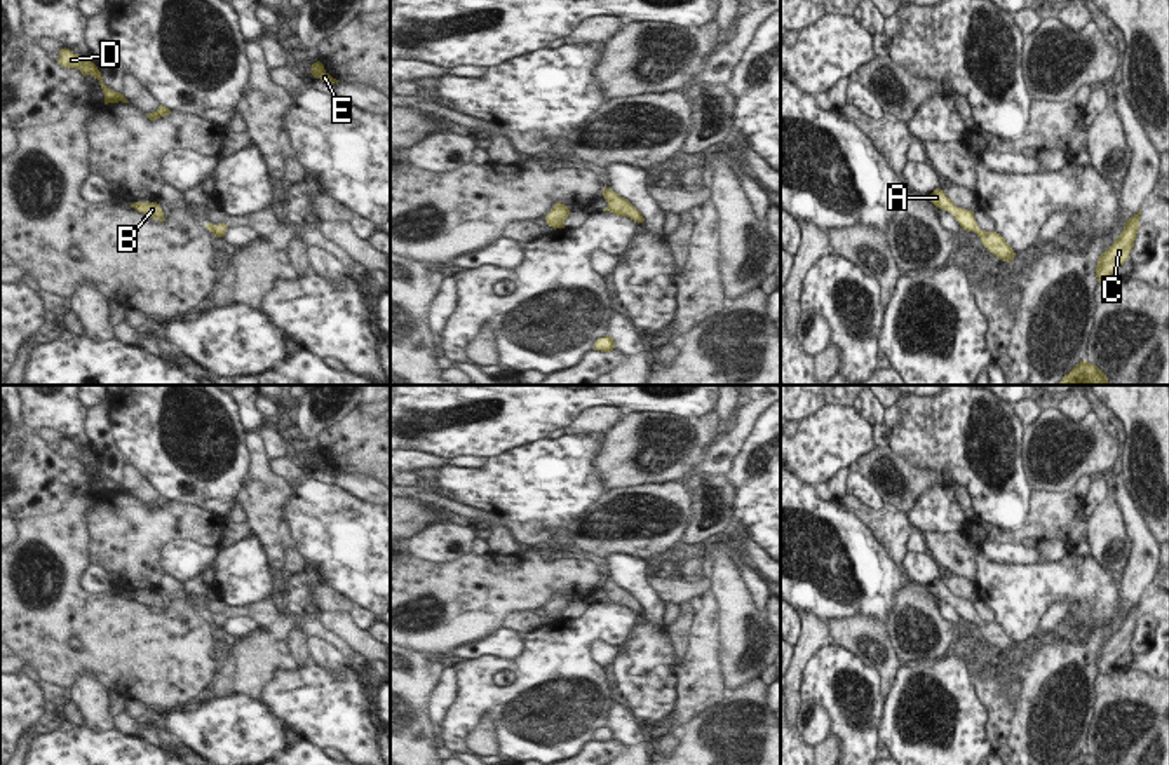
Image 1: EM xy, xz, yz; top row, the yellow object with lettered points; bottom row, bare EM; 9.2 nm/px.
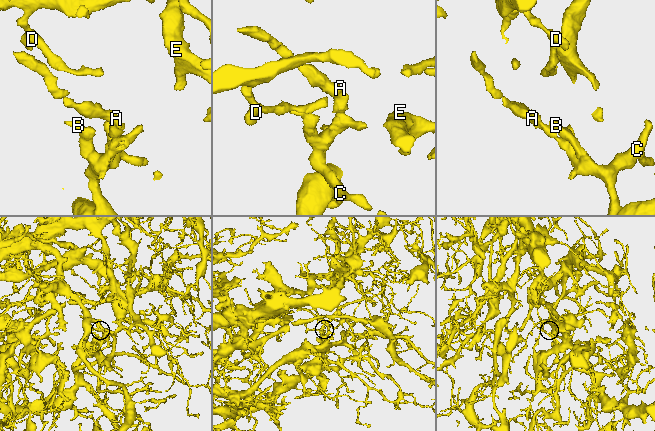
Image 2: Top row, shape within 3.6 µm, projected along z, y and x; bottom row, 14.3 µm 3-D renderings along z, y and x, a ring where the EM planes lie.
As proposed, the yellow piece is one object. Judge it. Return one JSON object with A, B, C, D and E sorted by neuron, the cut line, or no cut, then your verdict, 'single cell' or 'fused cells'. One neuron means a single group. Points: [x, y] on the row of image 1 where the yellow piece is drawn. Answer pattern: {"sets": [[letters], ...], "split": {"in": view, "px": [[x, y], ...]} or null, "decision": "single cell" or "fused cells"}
{"sets": [["A", "B", "C", "D", "E"]], "split": null, "decision": "single cell"}

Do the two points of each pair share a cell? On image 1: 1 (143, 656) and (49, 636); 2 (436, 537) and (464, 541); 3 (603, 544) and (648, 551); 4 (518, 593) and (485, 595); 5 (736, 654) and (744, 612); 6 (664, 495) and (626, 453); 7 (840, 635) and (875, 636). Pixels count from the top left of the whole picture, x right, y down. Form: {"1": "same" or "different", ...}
{"1": "same", "2": "same", "3": "same", "4": "same", "5": "same", "6": "different", "7": "same"}

